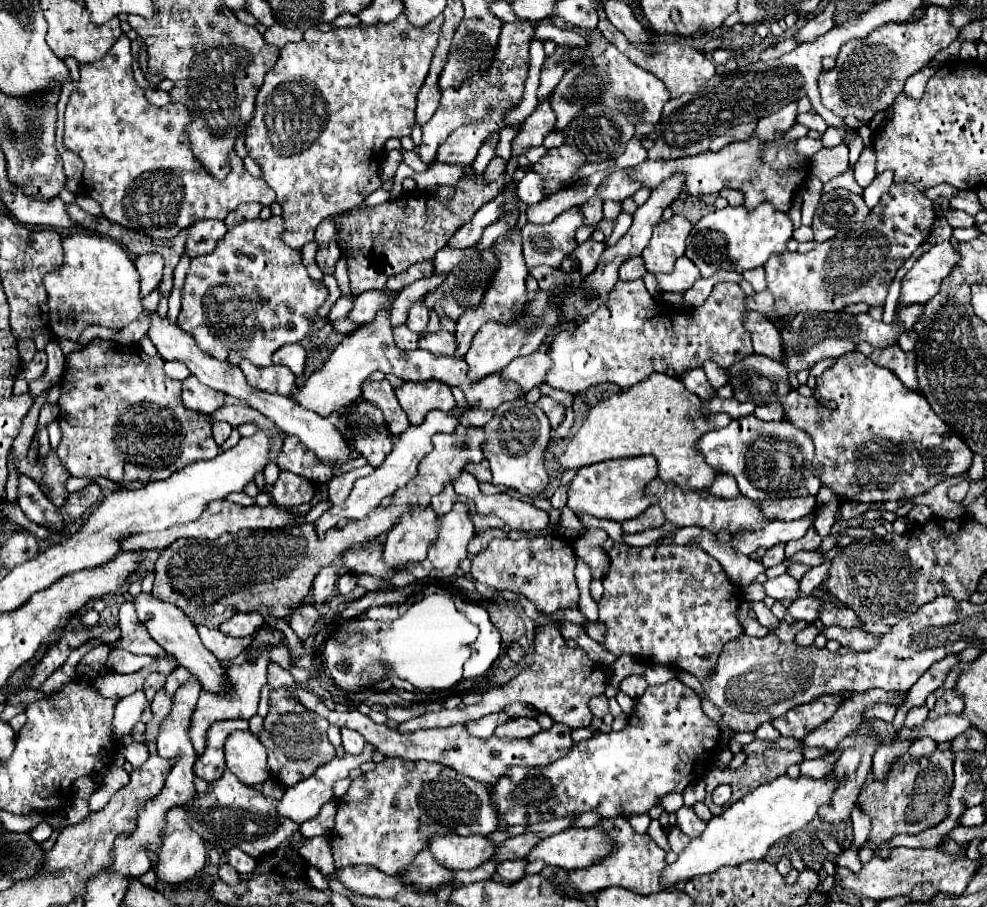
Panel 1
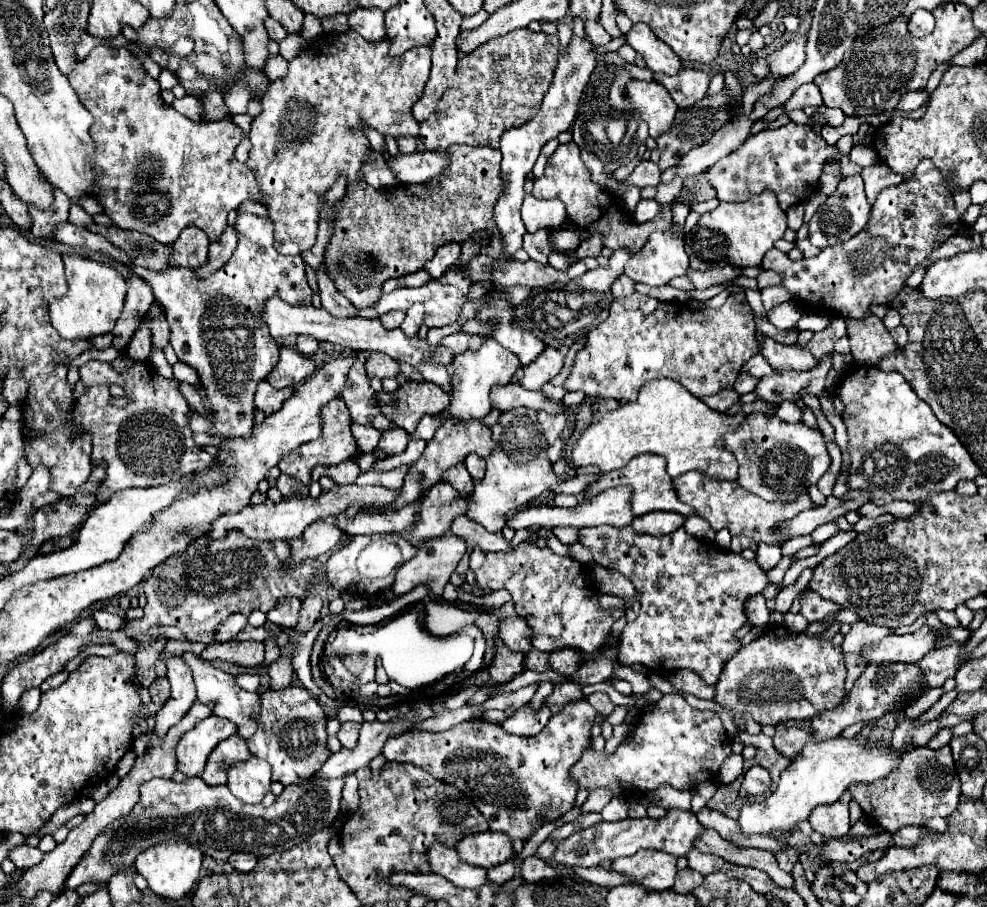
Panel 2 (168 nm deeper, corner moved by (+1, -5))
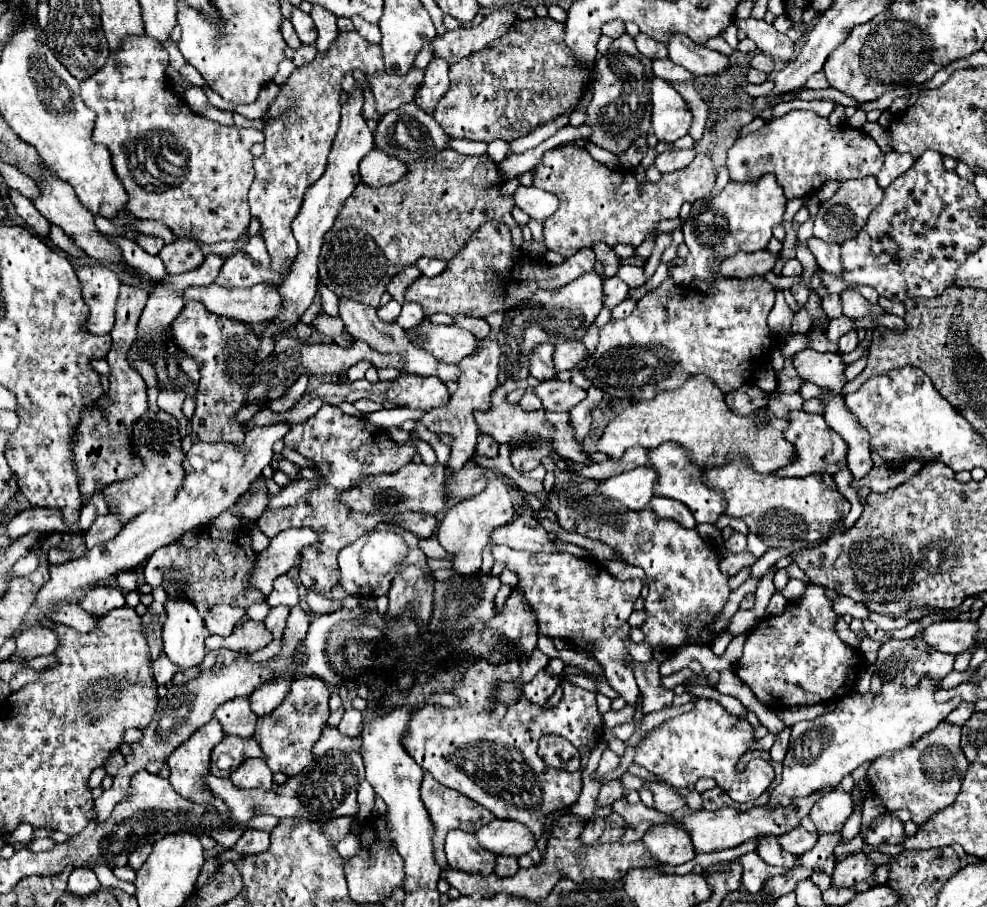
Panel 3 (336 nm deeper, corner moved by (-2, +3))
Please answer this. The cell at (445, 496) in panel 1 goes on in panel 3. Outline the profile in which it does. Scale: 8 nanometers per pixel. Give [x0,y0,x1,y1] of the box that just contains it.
[492,516,556,552]

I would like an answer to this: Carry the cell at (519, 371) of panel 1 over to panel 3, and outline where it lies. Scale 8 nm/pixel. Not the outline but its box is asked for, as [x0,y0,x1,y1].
[554,340,588,370]

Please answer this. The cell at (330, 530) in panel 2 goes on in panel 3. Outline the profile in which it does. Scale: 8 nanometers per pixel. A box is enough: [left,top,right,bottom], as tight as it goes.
[248,528,316,598]

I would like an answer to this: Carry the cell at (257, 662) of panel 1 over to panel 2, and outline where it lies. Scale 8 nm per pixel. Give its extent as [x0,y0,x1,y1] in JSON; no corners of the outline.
[177,716,235,776]

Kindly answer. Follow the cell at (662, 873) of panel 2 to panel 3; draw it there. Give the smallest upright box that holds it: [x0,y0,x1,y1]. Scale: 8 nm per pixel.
[642,824,696,866]

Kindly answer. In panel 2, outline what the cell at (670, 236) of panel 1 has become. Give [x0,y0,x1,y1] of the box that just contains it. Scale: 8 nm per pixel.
[625,226,689,286]

